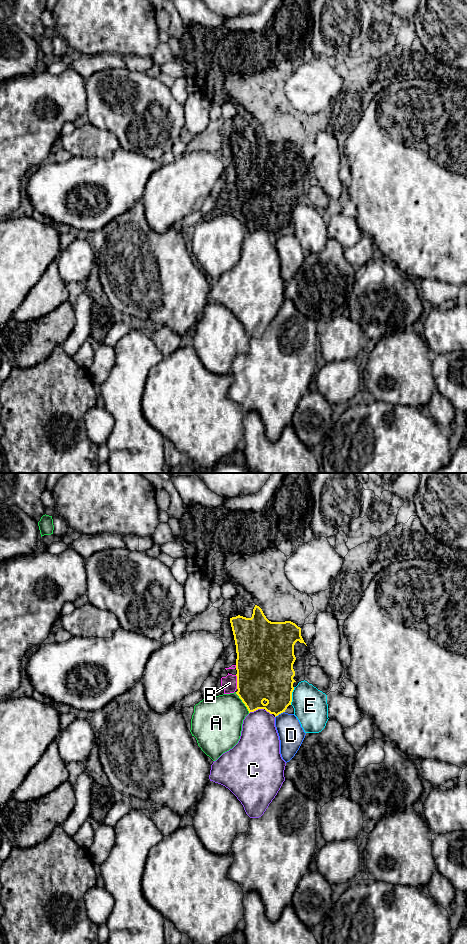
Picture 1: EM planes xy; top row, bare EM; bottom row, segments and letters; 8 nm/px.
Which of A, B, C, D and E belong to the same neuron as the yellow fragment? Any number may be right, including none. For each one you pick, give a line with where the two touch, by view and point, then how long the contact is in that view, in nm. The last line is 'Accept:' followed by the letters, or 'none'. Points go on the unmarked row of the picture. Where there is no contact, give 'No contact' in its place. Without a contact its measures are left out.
B: Touches yellow at xy (237, 202). Shared border 110 nm
Accept: B

